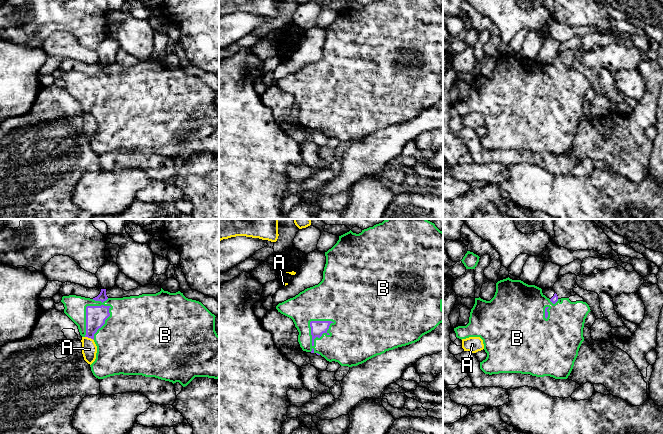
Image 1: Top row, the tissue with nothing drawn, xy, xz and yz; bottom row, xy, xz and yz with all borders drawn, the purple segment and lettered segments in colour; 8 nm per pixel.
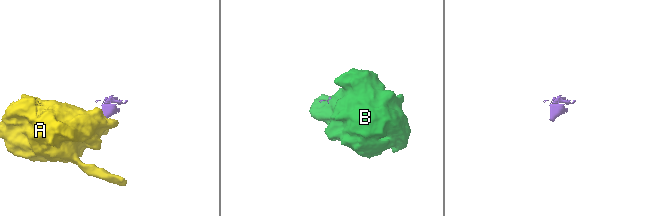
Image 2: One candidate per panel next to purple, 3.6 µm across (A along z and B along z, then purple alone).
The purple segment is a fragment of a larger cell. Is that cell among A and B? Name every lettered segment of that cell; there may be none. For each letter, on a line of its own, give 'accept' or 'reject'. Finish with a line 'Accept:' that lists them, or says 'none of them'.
A: reject
B: accept
Accept: B

